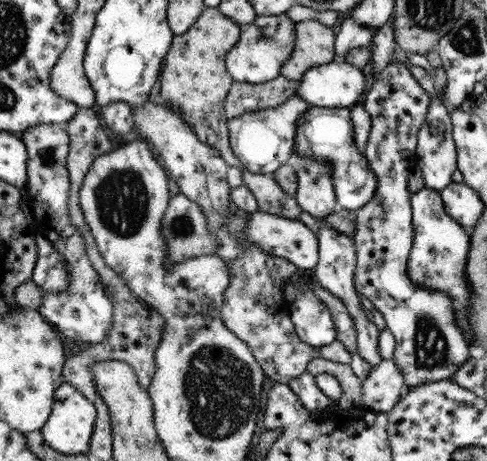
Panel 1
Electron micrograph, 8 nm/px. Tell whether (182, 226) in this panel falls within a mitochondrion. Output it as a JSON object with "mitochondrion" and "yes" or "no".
{"mitochondrion":"yes"}

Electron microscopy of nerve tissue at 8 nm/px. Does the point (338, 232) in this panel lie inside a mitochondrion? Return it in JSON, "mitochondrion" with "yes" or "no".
{"mitochondrion":"no"}

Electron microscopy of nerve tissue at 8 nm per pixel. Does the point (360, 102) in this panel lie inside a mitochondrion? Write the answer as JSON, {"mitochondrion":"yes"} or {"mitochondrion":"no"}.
{"mitochondrion":"no"}

